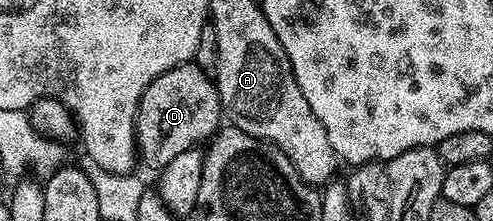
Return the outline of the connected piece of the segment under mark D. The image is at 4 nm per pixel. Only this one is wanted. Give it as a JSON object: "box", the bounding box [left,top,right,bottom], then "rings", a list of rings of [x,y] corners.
{"box":[137,61,223,169],"rings":[[[193,61],[167,69],[143,93],[137,110],[137,154],[142,164],[160,169],[179,153],[194,150],[197,143],[212,140],[223,123],[221,98],[210,72]]]}

